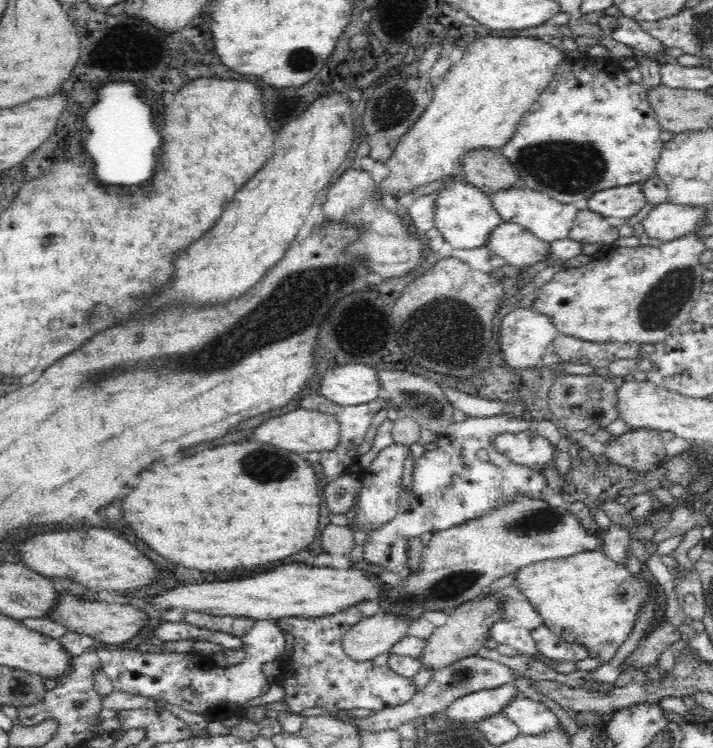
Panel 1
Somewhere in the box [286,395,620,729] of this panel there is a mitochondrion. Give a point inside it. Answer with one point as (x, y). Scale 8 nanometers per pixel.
(455, 585)

